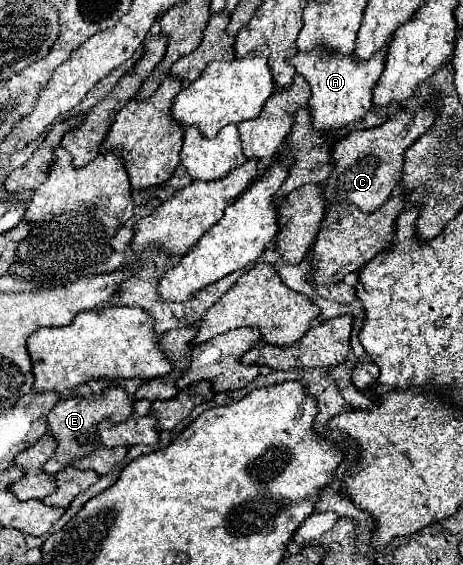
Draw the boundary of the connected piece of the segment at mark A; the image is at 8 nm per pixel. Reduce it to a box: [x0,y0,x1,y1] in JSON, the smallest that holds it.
[290,46,388,132]

